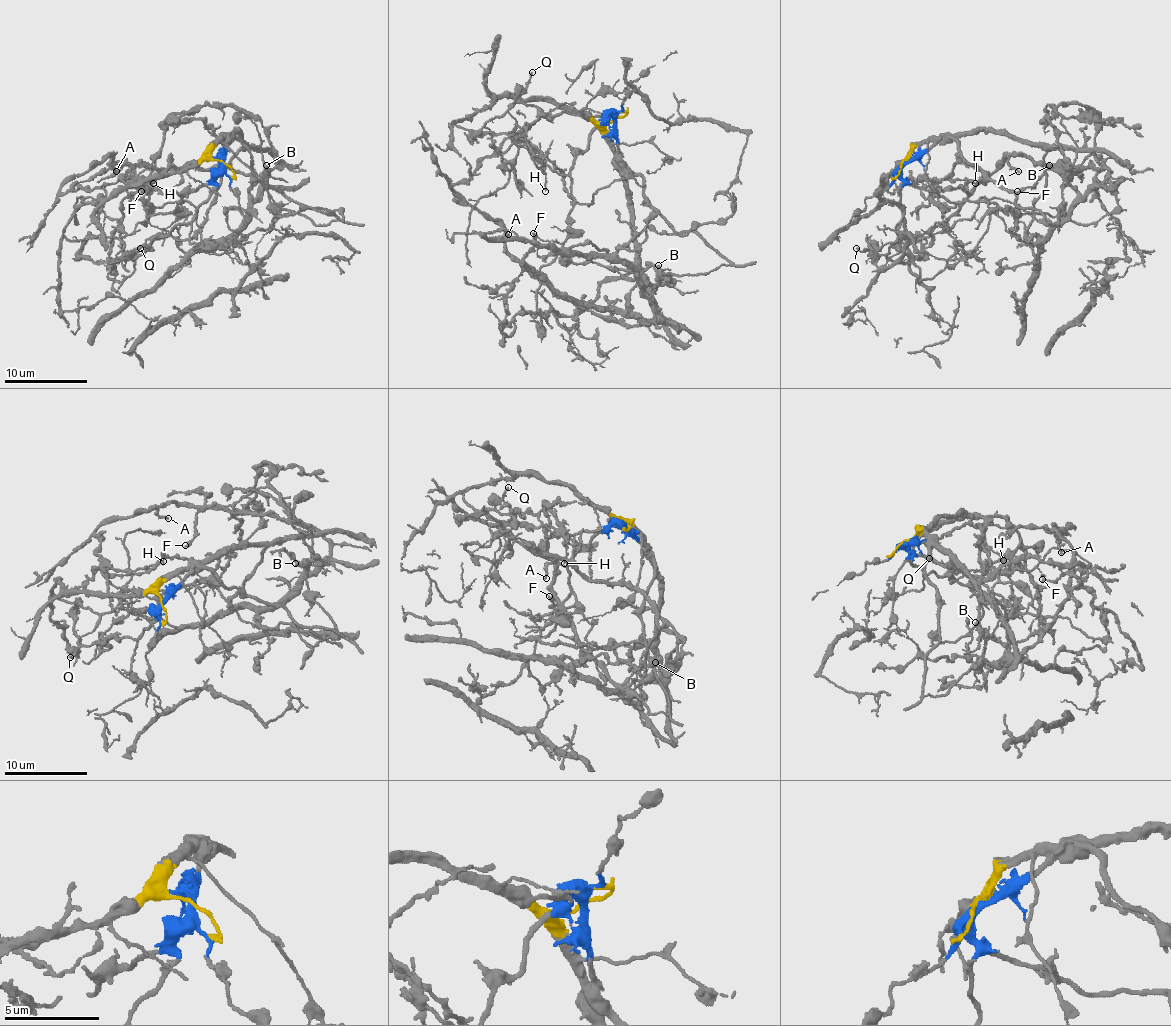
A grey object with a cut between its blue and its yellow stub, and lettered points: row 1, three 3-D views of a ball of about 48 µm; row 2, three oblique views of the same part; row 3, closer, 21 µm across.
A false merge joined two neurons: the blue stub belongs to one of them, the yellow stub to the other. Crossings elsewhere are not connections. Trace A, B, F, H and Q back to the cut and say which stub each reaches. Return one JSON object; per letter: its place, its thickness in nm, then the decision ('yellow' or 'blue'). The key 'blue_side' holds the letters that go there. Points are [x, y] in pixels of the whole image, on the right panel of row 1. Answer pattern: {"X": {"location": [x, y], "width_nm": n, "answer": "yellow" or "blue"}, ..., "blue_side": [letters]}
{"A": {"location": [1018, 171], "width_nm": 200, "answer": "yellow"}, "B": {"location": [1049, 165], "width_nm": 220, "answer": "blue"}, "F": {"location": [1017, 191], "width_nm": 320, "answer": "yellow"}, "H": {"location": [975, 183], "width_nm": 280, "answer": "yellow"}, "Q": {"location": [856, 248], "width_nm": 150, "answer": "blue"}, "blue_side": ["B", "Q"]}

